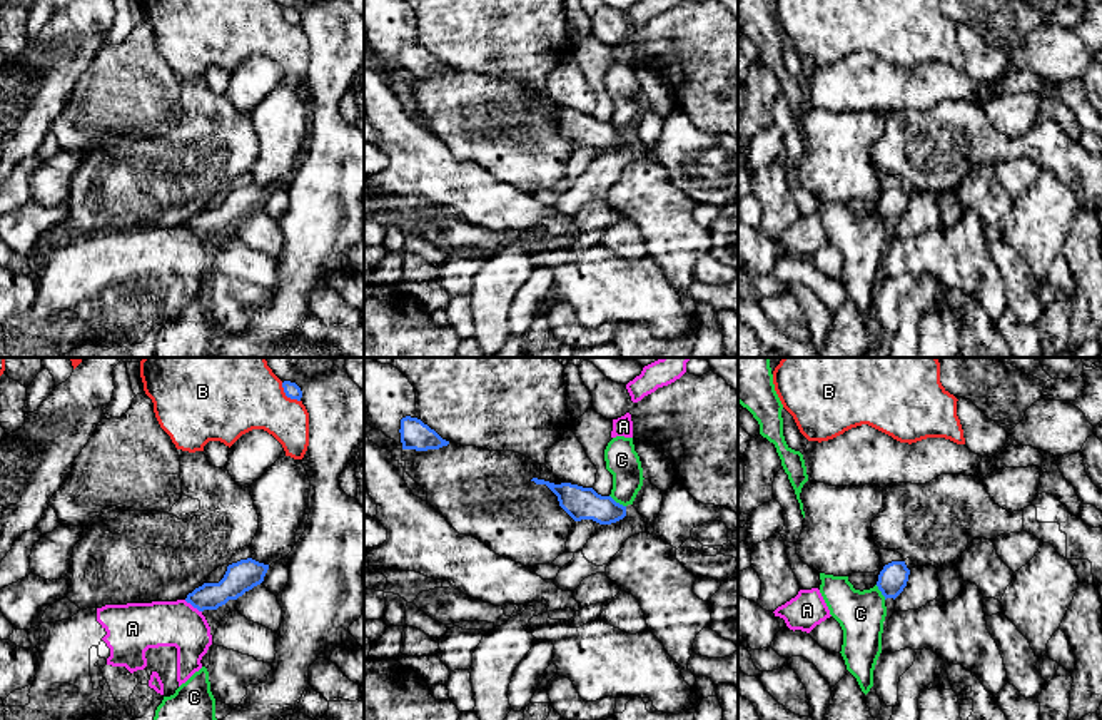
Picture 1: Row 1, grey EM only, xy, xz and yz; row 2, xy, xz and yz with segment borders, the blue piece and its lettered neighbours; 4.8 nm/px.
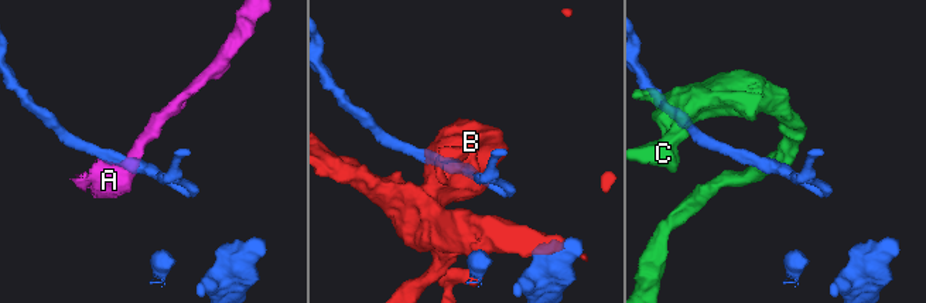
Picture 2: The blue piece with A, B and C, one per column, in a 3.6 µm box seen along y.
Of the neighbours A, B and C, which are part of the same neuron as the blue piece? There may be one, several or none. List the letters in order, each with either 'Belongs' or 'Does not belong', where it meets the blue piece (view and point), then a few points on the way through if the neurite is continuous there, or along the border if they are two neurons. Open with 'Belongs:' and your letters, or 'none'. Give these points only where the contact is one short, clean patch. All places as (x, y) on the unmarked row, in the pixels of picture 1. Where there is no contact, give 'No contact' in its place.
Belongs: none
A: Does not belong. Touches blue at xy (192, 231). Boundary: xy (184, 226), (201, 238)
B: Does not belong. Touches blue at xy (288, 22)
C: Does not belong. Touches blue at xz (618, 129). Boundary: xz (610, 121), (625, 132)

